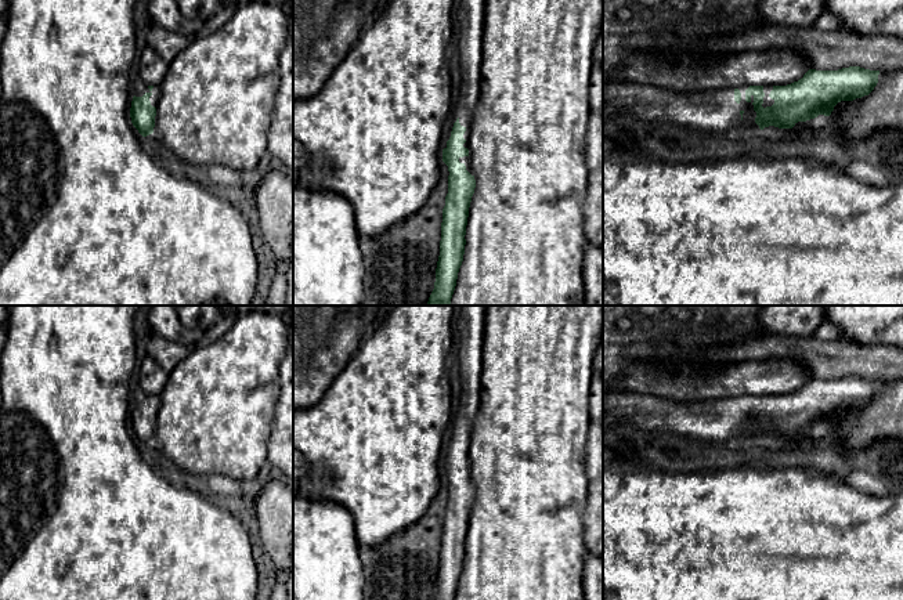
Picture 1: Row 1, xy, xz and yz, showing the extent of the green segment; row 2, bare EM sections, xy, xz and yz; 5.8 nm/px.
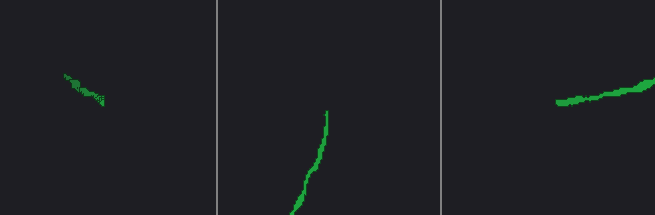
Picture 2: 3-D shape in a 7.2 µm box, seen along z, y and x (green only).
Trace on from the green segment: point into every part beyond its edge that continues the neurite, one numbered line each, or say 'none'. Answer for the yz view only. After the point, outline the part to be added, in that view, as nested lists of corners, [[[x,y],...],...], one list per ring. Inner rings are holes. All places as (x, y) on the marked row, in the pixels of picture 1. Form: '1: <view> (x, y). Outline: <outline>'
1: yz (768, 101). Outline: [[[763,86],[763,93],[765,93],[763,104],[762,104],[763,108],[772,106],[774,104],[774,100],[772,100],[769,97],[769,94],[770,94],[772,90],[773,90],[773,86]]]

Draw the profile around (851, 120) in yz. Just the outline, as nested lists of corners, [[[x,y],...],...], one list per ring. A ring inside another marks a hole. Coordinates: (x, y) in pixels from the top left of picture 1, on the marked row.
[[[903,69],[879,71],[874,90],[853,101],[841,101],[830,116],[819,115],[806,122],[798,122],[792,129],[774,126],[763,130],[755,123],[756,112],[751,104],[743,113],[743,130],[765,133],[769,141],[799,144],[801,141],[828,141],[841,147],[846,141],[859,141],[878,130],[899,130],[903,133]]]

